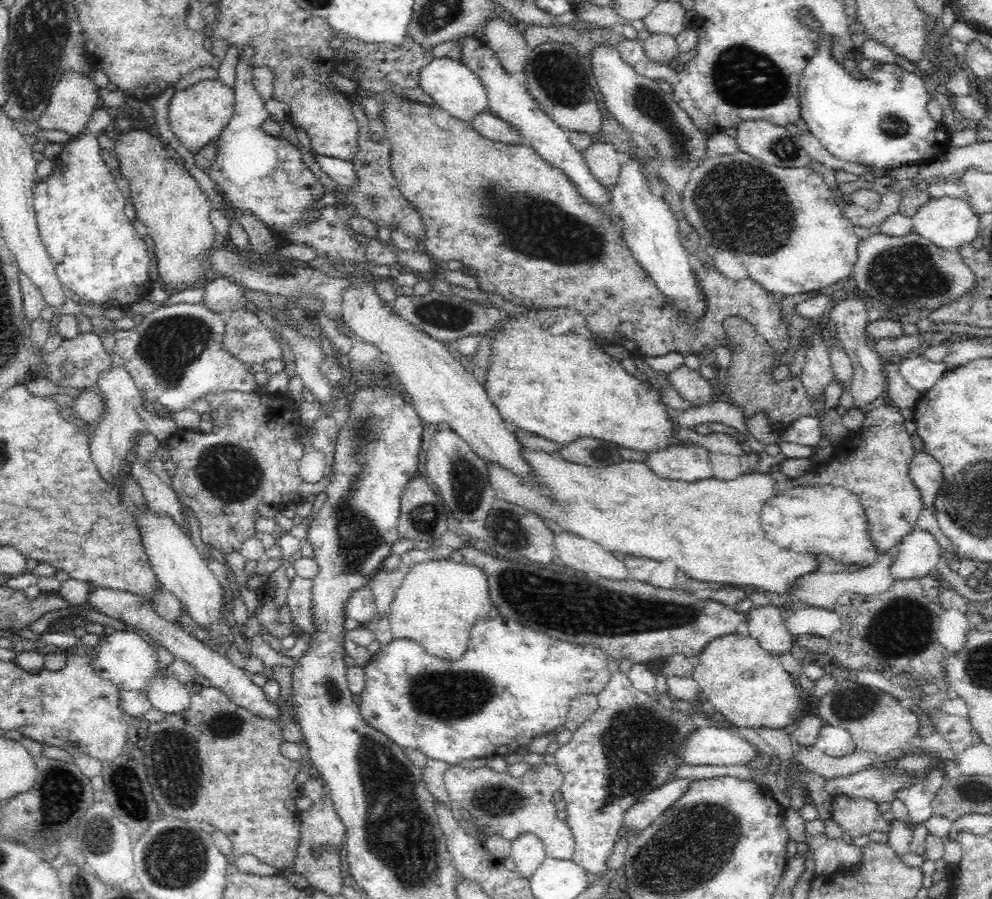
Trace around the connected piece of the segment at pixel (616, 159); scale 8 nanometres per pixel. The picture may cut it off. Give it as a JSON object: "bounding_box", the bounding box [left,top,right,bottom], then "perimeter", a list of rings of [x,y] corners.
{"bounding_box":[583,144,621,185],"perimeter":[[[592,144],[583,152],[588,168],[602,185],[614,185],[621,168],[621,155],[612,144]]]}

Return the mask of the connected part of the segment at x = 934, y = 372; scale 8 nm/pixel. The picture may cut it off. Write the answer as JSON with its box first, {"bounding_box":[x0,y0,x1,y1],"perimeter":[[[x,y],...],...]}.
{"bounding_box":[899,355,946,393],"perimeter":[[[922,355],[905,357],[899,367],[906,383],[921,393],[932,388],[946,370],[946,364],[942,361],[932,362]]]}

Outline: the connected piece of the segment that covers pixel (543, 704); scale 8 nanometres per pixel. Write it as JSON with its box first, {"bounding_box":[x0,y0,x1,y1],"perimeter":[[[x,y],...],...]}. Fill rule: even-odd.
{"bounding_box":[357,616,611,766],"perimeter":[[[502,616],[494,618],[494,620],[482,619],[470,629],[466,652],[458,660],[448,661],[434,658],[422,648],[421,644],[413,640],[393,638],[390,643],[383,645],[379,652],[375,655],[372,654],[370,662],[363,666],[366,674],[365,688],[357,697],[358,708],[362,719],[370,727],[378,729],[400,748],[419,750],[428,759],[444,761],[448,766],[460,765],[462,760],[470,760],[470,758],[485,760],[490,756],[504,757],[505,755],[514,754],[519,748],[529,745],[533,738],[546,735],[554,731],[556,726],[564,725],[568,711],[573,708],[572,704],[576,697],[588,693],[599,695],[606,687],[606,684],[609,684],[611,675],[610,671],[608,671],[608,663],[605,652],[594,644],[574,644],[551,636],[544,636],[544,633],[530,630],[530,628],[526,628],[526,626],[522,626],[522,624],[514,622],[514,620],[508,622]]]}

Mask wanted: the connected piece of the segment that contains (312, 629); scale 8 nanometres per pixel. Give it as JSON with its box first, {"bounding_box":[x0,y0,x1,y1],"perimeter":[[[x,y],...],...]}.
{"bounding_box":[288,576,318,633],"perimeter":[[[296,576],[292,578],[290,590],[288,590],[288,607],[292,611],[294,623],[301,628],[304,633],[316,633],[318,625],[314,622],[312,613],[311,595],[314,590],[314,580]]]}

